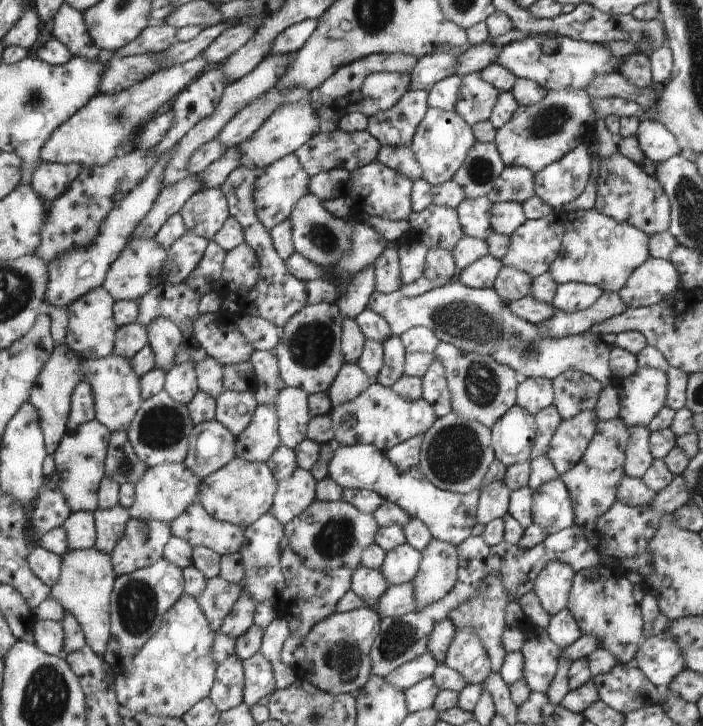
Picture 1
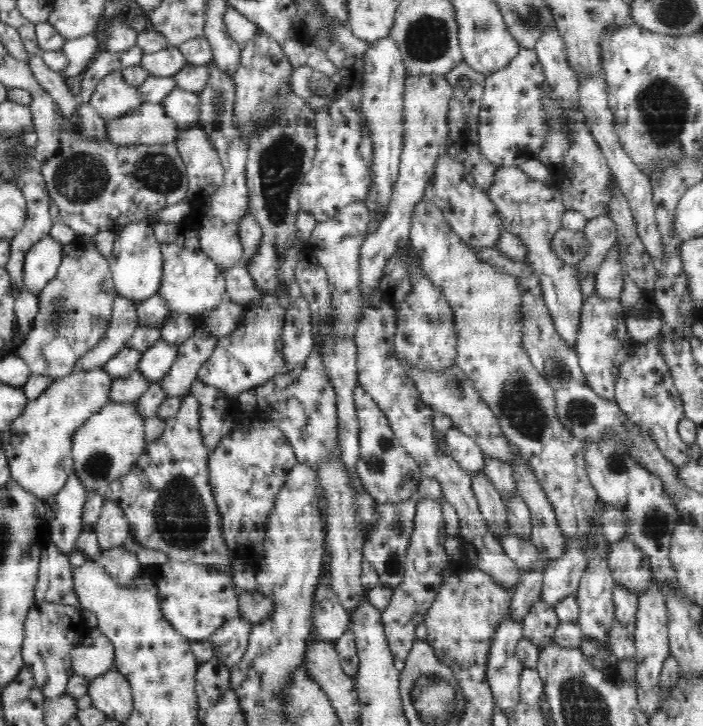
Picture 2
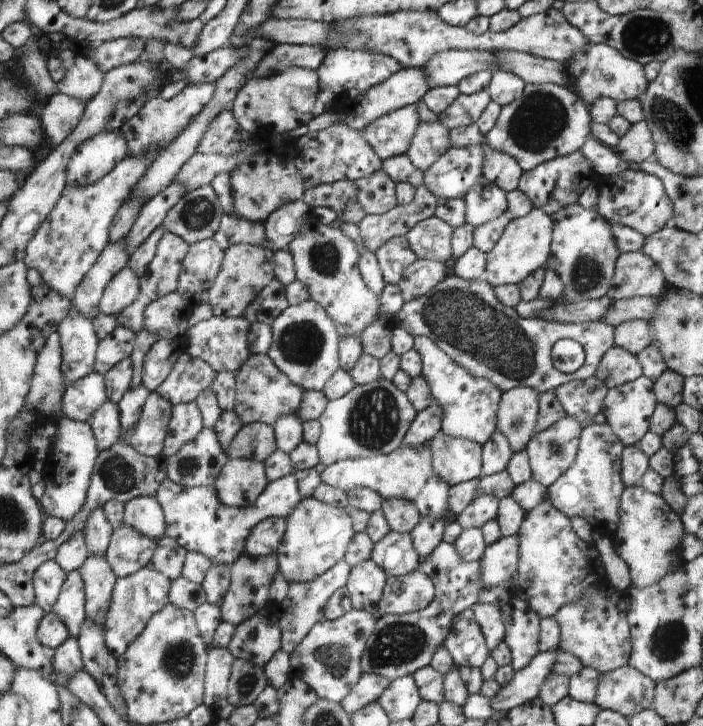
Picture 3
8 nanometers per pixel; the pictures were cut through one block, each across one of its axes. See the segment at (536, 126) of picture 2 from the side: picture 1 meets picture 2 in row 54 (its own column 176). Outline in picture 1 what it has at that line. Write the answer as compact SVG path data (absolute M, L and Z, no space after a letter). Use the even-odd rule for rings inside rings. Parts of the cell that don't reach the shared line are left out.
M199 498L172 526L173 533L195 549L206 547L220 556L238 553L245 540L244 528L214 518Z

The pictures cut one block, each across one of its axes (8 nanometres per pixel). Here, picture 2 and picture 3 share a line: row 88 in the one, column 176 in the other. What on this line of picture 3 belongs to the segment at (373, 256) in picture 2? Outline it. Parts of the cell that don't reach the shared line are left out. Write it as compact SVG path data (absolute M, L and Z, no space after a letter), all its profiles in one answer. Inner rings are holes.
M196 401L176 405L170 426L171 435L166 440L164 457L170 459L172 456L176 456L178 450L188 442L195 440L205 428L204 414Z

